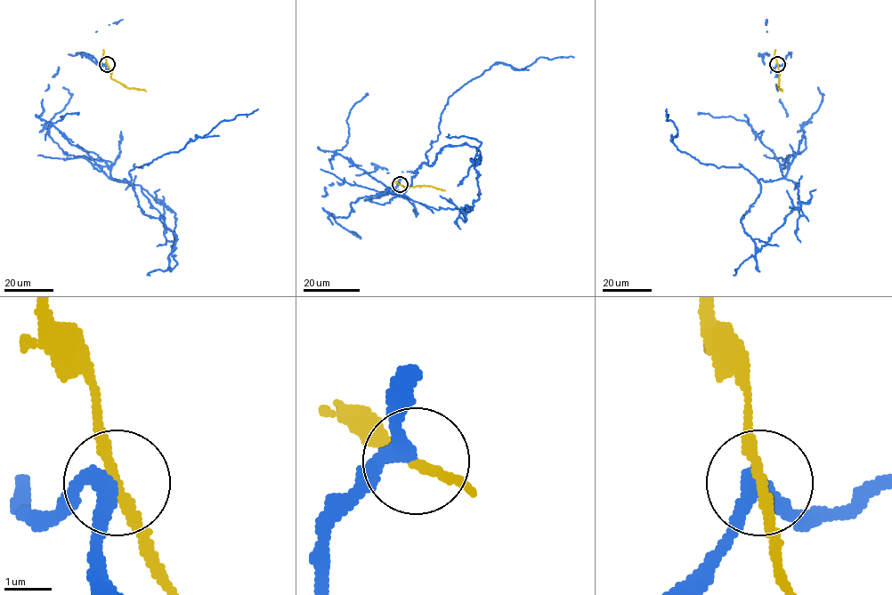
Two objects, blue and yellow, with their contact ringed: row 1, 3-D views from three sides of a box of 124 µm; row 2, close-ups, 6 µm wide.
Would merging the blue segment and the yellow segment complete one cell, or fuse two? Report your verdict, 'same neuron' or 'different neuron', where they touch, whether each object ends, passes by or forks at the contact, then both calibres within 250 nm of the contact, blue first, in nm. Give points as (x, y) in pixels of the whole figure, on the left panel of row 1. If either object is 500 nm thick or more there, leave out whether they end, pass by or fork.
different neuron | (107, 64) | blue passes by | yellow passes by | 320/200 nm

